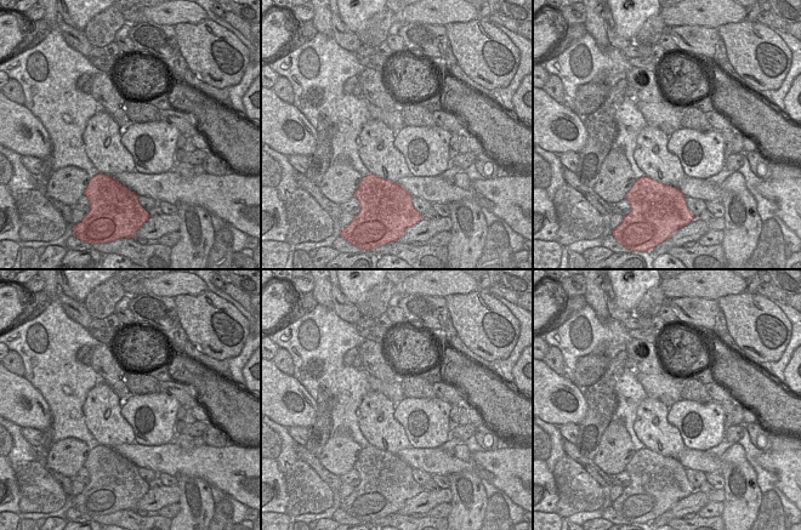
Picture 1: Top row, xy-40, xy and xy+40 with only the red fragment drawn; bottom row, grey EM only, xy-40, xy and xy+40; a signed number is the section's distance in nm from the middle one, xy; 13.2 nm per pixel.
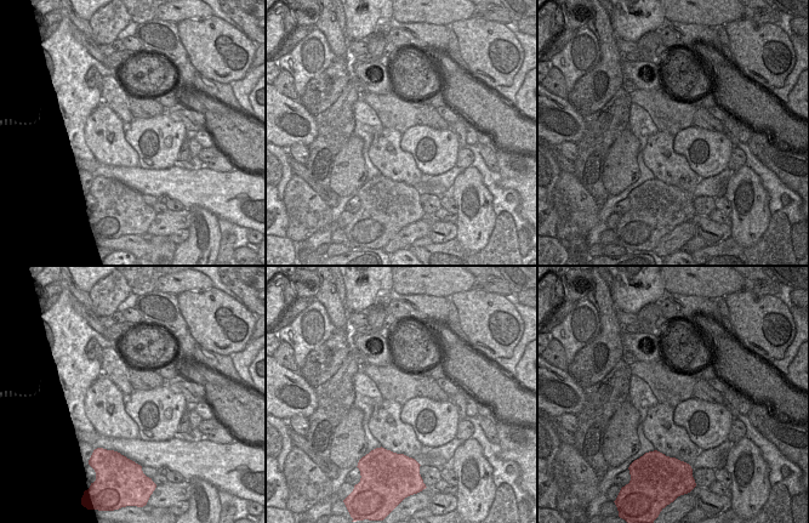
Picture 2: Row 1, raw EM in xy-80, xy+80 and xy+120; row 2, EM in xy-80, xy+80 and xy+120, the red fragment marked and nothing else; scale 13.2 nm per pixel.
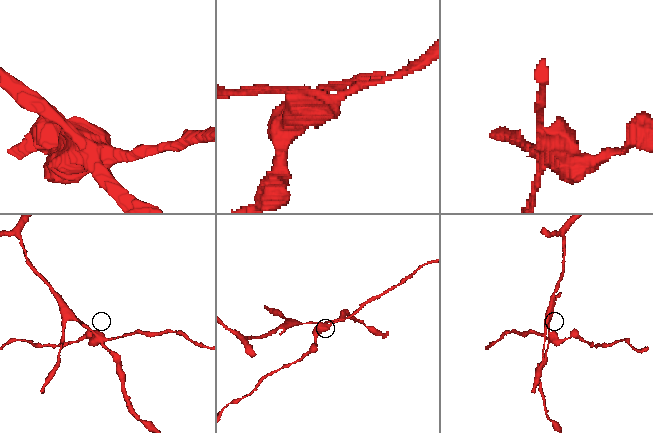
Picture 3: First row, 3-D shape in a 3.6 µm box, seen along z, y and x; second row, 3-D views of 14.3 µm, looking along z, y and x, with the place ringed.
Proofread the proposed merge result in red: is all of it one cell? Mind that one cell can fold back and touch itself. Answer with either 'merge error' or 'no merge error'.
merge error

